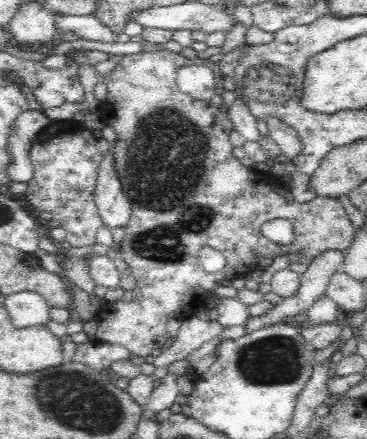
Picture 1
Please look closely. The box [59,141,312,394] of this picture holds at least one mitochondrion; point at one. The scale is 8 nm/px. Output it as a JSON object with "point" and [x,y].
{"point":[276,359]}

